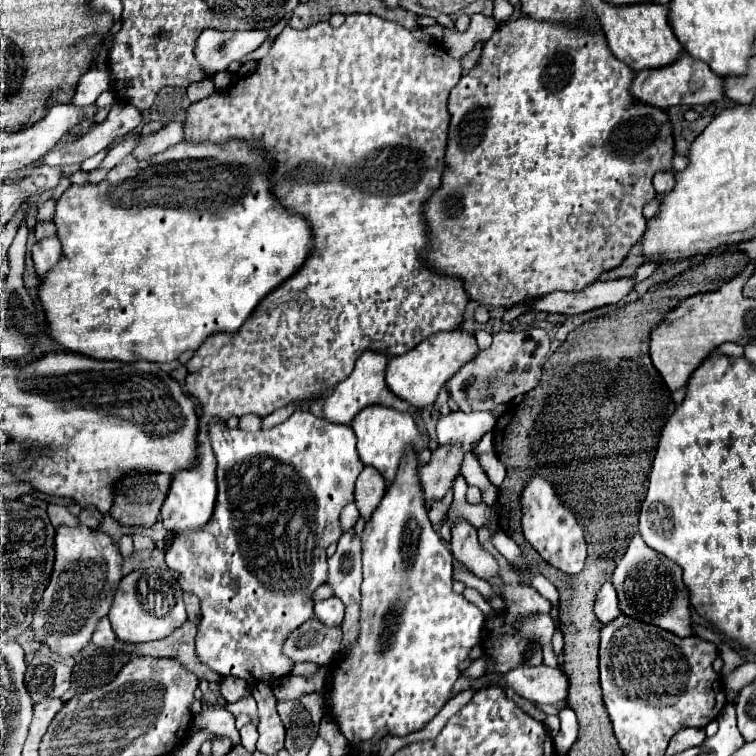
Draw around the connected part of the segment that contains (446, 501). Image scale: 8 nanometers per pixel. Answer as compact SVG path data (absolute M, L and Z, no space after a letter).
M449 490L442 500L430 501L426 503L428 517L433 525L442 522L442 518L449 509L453 501L453 490Z

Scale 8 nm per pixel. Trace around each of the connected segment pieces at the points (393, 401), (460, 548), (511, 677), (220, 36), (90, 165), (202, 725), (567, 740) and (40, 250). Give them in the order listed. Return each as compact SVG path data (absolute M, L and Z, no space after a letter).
M364 352L362 358L356 362L356 368L354 372L342 380L328 396L326 396L326 402L324 402L324 418L330 420L330 422L336 422L336 424L350 424L354 420L354 416L366 408L366 406L372 406L372 404L384 404L384 406L390 406L398 412L410 412L416 420L416 424L420 426L420 430L428 432L426 426L424 426L424 420L420 416L420 410L412 410L412 406L408 406L408 402L404 400L398 400L392 390L388 390L388 386L384 386L384 370L386 370L386 364L388 364L388 356L382 354L382 352Z
M456 522L456 526L452 526L450 548L454 558L460 560L472 574L488 582L498 582L498 564L478 544L478 534L474 526L468 526L468 522Z
M522 664L520 668L508 674L486 674L486 678L500 678L506 686L514 688L516 694L534 702L534 704L556 704L568 698L568 678L560 668L528 666Z
M204 30L198 38L196 58L208 70L216 74L228 68L230 62L236 62L264 44L268 30L248 30L248 32L220 32Z
M106 148L106 150L102 150L98 154L84 160L84 162L82 162L80 167L81 170L85 172L90 172L96 169L102 163L103 159L106 157L108 151L109 148Z
M208 706L206 710L202 710L200 714L194 716L192 720L192 730L188 734L196 734L196 732L210 732L212 736L226 736L232 740L232 745L241 743L238 730L234 726L234 716L222 708L222 706Z
M570 706L560 708L558 716L560 716L560 732L554 738L554 744L556 744L558 752L568 752L570 746L578 738L578 720L576 720L576 714Z
M56 236L42 238L38 244L32 246L32 260L40 278L60 260L60 256L62 256L62 246Z

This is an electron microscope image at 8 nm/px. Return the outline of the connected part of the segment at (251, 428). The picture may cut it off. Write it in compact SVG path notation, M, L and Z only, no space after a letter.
M248 414L248 416L242 416L242 418L240 418L238 426L240 426L242 430L246 430L246 432L258 432L258 430L260 430L260 422L262 422L262 418L258 418L258 416L254 416L254 414Z

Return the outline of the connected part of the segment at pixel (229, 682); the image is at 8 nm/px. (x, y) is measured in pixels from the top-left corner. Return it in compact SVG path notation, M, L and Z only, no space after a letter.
M226 676L226 678L218 684L218 688L220 688L220 694L222 694L222 698L224 698L226 702L238 702L240 698L244 698L244 696L250 694L248 684L244 684L242 678L234 678L234 676Z

